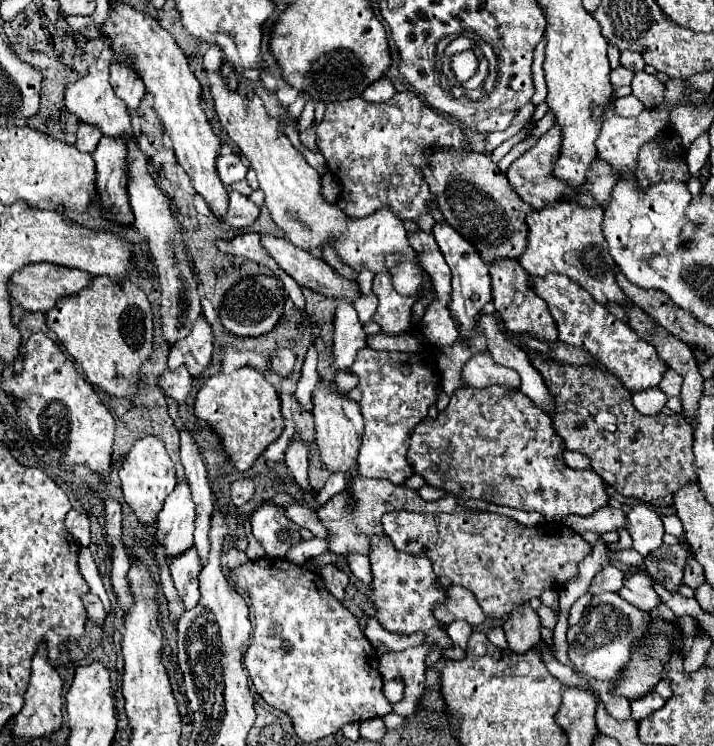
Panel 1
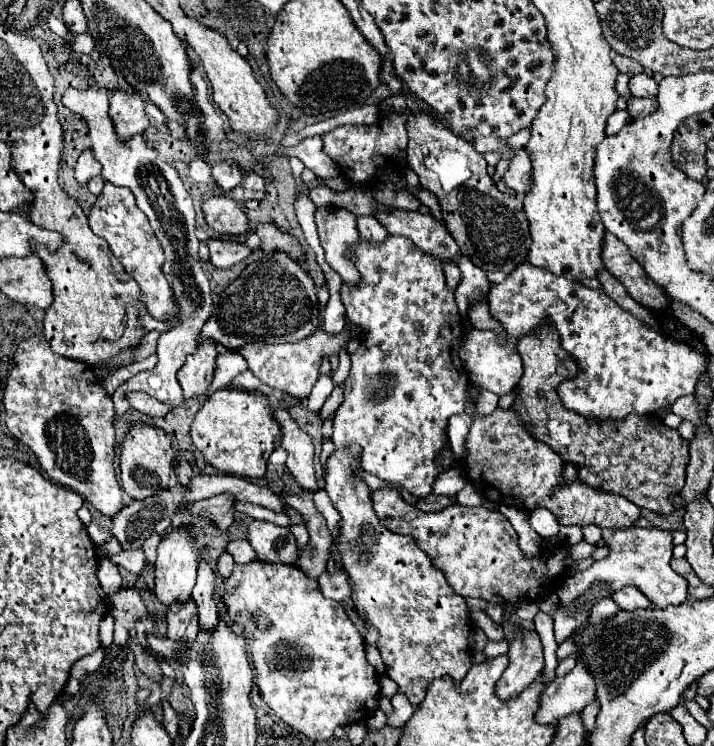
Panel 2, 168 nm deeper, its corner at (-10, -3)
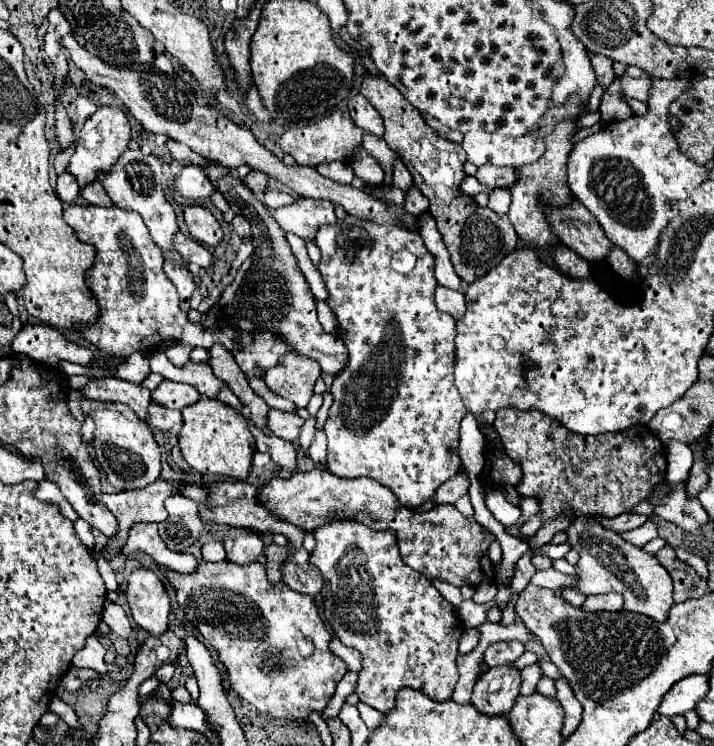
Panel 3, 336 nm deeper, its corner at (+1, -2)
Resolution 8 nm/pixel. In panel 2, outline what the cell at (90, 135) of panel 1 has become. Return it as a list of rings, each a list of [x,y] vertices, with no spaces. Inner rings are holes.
[[[85,149],[81,153],[81,157],[77,159],[77,165],[75,165],[75,179],[81,183],[81,185],[87,185],[93,177],[97,177],[101,173],[101,167],[99,163],[95,161],[91,149]]]

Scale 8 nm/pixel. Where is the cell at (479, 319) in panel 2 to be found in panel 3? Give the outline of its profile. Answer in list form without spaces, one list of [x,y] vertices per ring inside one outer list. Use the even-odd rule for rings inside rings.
[[[438,286],[436,290],[436,306],[440,312],[450,314],[452,318],[456,316],[464,316],[464,306],[466,306],[466,298],[462,292]]]

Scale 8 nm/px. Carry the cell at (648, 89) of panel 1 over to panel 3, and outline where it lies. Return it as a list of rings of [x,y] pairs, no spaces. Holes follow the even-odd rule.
[[[618,78],[608,86],[608,92],[604,94],[602,104],[600,104],[600,112],[602,112],[602,120],[604,122],[624,120],[624,118],[634,114],[632,108],[622,100],[622,90],[620,90]]]

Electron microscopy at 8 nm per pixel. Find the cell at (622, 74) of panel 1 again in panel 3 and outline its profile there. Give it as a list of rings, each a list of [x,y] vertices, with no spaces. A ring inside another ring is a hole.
[[[624,74],[624,76],[620,76],[620,84],[622,84],[622,92],[628,98],[636,98],[642,102],[650,90],[650,78],[630,78]]]

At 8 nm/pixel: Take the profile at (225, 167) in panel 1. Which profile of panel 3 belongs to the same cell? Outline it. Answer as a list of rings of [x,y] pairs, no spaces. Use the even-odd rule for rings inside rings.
[[[186,166],[176,178],[176,192],[188,200],[206,200],[214,188],[206,170],[200,166]]]

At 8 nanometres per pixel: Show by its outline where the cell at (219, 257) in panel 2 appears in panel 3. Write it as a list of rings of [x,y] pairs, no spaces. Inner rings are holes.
[[[182,232],[176,234],[174,238],[174,246],[176,246],[176,252],[182,254],[182,258],[190,264],[196,264],[200,268],[208,268],[214,264],[214,254],[208,252],[200,242],[196,242],[194,238],[190,236],[184,236]]]

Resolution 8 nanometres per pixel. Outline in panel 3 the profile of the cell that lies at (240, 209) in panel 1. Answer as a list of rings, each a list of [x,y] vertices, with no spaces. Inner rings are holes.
[[[198,204],[184,206],[184,220],[194,240],[204,242],[208,246],[216,246],[222,242],[224,238],[222,226],[208,208],[198,206]]]

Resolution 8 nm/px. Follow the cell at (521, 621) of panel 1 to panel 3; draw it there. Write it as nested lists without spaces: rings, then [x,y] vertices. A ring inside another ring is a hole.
[[[504,664],[484,672],[472,694],[472,704],[488,716],[508,714],[520,694],[522,676],[514,664]]]

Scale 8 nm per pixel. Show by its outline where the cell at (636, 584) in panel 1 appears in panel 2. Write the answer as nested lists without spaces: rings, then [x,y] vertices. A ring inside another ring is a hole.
[[[623,587],[623,589],[619,589],[619,591],[615,591],[611,595],[611,599],[615,601],[617,607],[621,607],[625,611],[633,611],[633,609],[639,609],[639,607],[643,607],[643,609],[651,607],[649,599],[641,591],[637,591],[635,587]]]

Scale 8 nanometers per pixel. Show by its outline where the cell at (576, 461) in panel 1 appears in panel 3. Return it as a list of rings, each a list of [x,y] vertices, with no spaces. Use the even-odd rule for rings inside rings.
[[[522,496],[520,506],[524,508],[524,516],[534,516],[540,512],[540,500],[536,496]]]

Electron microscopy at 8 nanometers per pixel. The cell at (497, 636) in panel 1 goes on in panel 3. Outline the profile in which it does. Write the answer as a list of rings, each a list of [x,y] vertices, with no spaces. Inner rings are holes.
[[[432,582],[434,586],[438,586],[438,590],[440,590],[440,594],[456,608],[456,610],[460,610],[460,604],[462,604],[462,594],[460,594],[460,588],[454,588],[454,586],[448,586],[446,582]]]

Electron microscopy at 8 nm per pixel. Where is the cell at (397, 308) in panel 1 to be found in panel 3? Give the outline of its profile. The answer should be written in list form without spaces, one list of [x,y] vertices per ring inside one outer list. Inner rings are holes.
[[[348,216],[346,220],[338,220],[336,226],[322,226],[318,230],[316,244],[322,250],[322,260],[320,260],[318,270],[324,278],[326,288],[328,288],[326,304],[330,306],[330,310],[338,318],[338,336],[344,340],[344,344],[348,348],[348,354],[350,354],[348,356],[348,366],[334,376],[334,382],[332,382],[332,388],[330,388],[330,392],[334,396],[334,402],[330,406],[328,420],[324,424],[324,430],[328,434],[328,456],[326,456],[328,458],[328,468],[330,468],[332,474],[342,476],[342,478],[368,476],[368,478],[380,482],[382,486],[390,488],[396,494],[396,498],[400,500],[402,506],[416,508],[416,506],[428,502],[432,498],[434,490],[460,470],[460,458],[456,454],[456,446],[458,446],[460,420],[466,416],[466,406],[460,398],[460,392],[454,386],[456,322],[450,314],[444,314],[436,308],[434,292],[436,292],[438,282],[434,278],[434,258],[428,252],[428,248],[424,246],[420,234],[404,230],[396,224],[376,224],[376,222],[368,222],[368,220],[360,220],[360,218],[352,218],[352,216]]]

